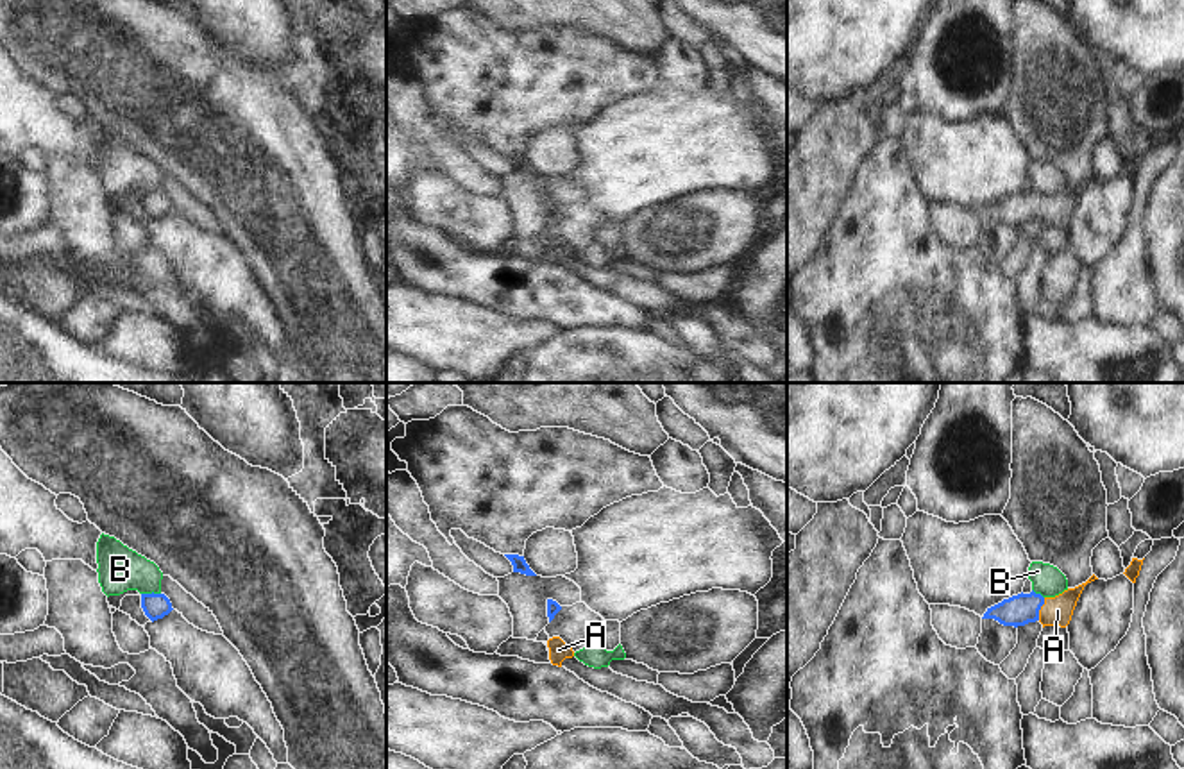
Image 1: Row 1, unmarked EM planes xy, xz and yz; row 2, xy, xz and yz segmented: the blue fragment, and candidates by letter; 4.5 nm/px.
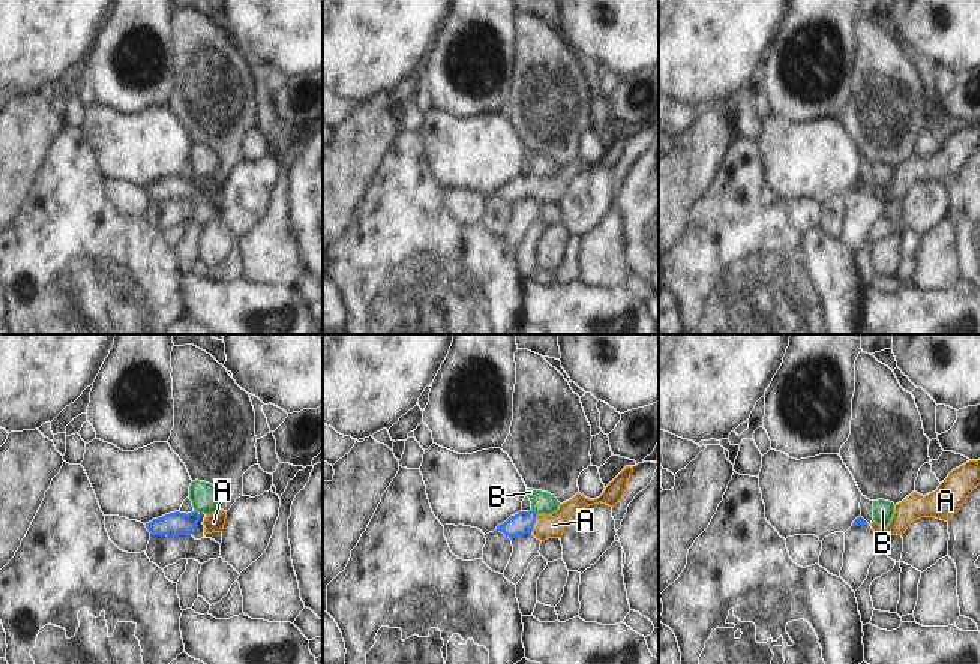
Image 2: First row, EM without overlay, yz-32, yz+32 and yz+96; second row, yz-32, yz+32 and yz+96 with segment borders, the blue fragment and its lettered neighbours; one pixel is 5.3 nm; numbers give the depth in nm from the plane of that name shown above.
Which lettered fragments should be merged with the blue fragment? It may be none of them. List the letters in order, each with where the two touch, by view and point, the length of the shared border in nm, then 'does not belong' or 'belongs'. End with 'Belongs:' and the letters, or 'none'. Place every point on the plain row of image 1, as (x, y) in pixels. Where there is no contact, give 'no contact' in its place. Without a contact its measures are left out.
A: meets blue in yz at (1040, 208); contact 110 nm long; belongs
B: meets blue in xy at (152, 192); contact 90 nm long; does not belong
Belongs: A

